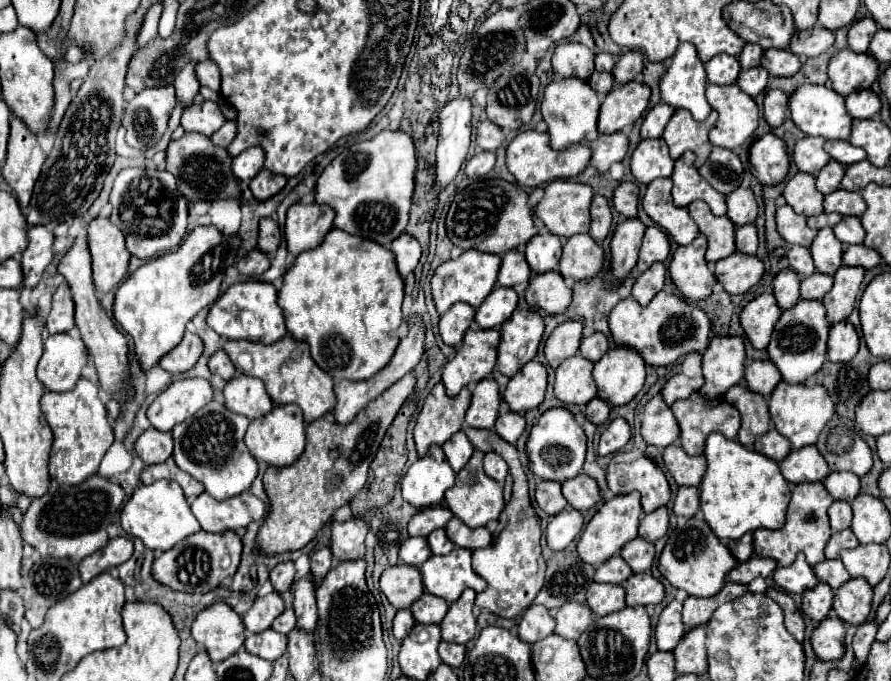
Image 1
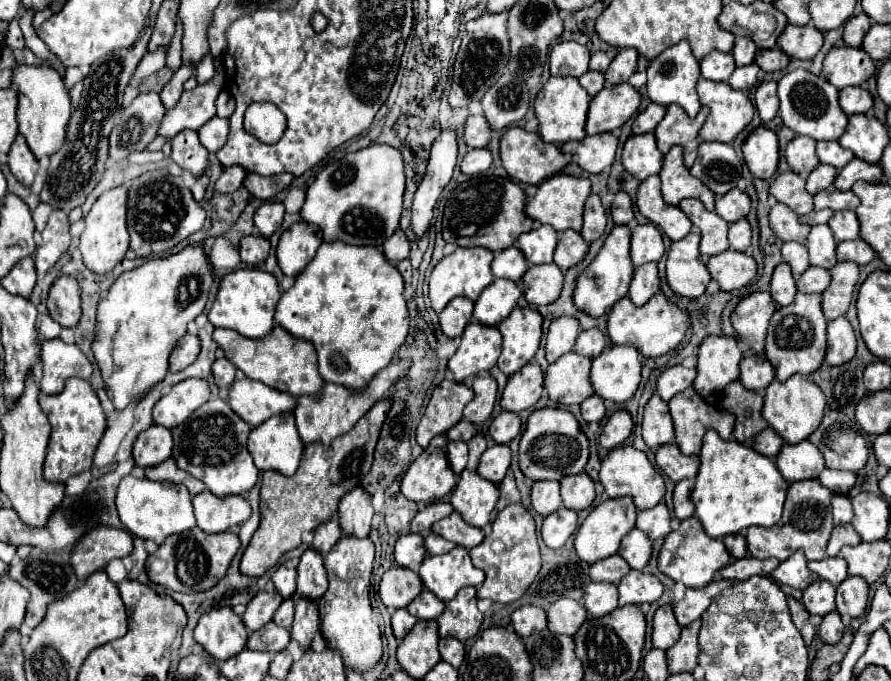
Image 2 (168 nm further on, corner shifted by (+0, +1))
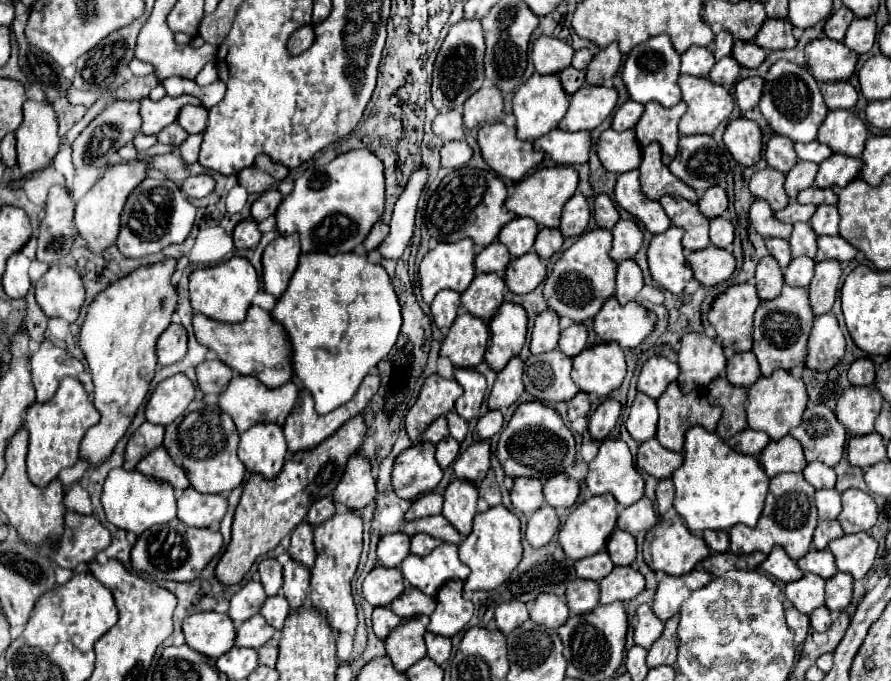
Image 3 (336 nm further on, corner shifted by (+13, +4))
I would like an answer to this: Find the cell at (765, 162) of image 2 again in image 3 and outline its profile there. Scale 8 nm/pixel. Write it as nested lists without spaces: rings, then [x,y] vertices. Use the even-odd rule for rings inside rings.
[[[740,117],[726,127],[724,145],[740,165],[752,167],[760,161],[762,131],[754,121]]]

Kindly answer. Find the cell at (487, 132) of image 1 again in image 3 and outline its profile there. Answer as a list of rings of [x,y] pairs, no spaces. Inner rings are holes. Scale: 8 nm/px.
[[[454,109],[448,113],[440,113],[434,119],[432,129],[442,141],[460,141],[460,139],[464,139],[464,133],[466,133],[462,113],[454,111]]]

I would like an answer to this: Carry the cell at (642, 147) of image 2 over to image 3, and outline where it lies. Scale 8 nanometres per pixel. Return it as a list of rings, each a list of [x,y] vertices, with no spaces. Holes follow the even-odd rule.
[[[606,129],[600,135],[596,151],[602,165],[614,173],[638,169],[642,161],[642,149],[636,141],[634,129],[628,129],[628,131]]]

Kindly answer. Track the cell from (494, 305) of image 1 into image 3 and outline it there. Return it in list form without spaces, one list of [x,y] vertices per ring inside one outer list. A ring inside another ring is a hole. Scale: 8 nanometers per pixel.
[[[478,273],[472,285],[462,293],[462,307],[488,323],[504,301],[504,289],[504,279],[496,273]]]

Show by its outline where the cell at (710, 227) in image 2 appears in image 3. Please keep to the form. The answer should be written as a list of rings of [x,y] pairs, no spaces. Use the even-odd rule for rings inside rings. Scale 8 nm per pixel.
[[[668,195],[662,197],[660,203],[662,203],[666,215],[672,219],[672,225],[682,227],[686,231],[686,235],[682,239],[684,249],[700,251],[710,245],[710,237],[708,237],[710,219],[706,219],[700,213],[698,205],[678,199],[678,197],[668,197]]]

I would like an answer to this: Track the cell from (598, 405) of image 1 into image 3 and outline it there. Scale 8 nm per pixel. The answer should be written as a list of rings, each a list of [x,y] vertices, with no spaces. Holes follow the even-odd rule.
[[[580,391],[574,399],[568,401],[568,417],[570,417],[570,421],[574,421],[578,417],[586,417],[588,411],[590,411],[590,399],[588,399],[586,393]]]

